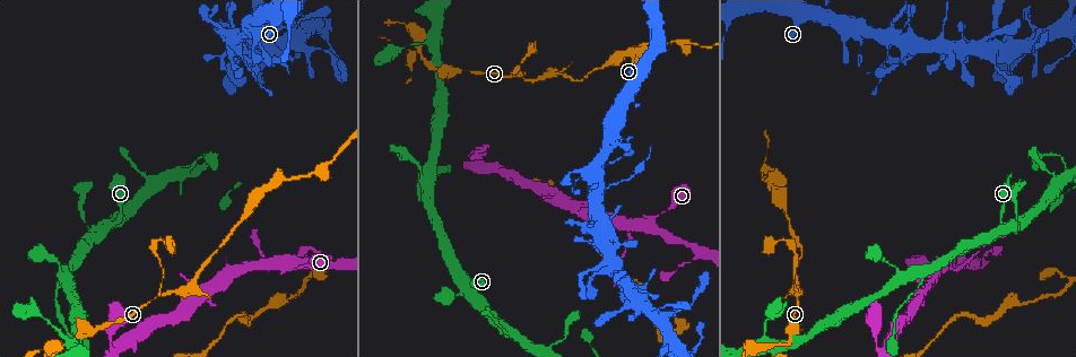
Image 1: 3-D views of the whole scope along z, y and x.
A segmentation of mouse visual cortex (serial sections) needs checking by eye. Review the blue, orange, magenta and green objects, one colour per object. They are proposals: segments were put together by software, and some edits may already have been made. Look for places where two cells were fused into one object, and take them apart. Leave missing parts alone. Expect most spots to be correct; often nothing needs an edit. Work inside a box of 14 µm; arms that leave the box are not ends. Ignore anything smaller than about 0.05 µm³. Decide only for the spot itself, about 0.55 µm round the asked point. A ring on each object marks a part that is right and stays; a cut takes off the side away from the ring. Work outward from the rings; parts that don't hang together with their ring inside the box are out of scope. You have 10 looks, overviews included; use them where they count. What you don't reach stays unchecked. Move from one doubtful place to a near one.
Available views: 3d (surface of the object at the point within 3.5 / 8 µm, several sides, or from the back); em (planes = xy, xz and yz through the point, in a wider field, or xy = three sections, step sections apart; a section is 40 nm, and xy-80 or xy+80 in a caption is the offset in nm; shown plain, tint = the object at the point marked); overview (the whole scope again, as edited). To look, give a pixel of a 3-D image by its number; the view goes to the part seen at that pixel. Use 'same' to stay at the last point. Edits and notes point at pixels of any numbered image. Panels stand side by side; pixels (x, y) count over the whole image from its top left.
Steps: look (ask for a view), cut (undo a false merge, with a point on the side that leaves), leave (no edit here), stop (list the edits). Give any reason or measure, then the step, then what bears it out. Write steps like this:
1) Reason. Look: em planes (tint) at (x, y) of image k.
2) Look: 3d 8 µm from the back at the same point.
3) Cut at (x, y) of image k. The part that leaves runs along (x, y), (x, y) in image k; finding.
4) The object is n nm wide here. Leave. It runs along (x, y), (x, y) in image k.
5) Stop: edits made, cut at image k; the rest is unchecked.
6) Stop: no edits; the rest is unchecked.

Three-way junction. Look: 3d 8 µm at (798, 295) of image 1.

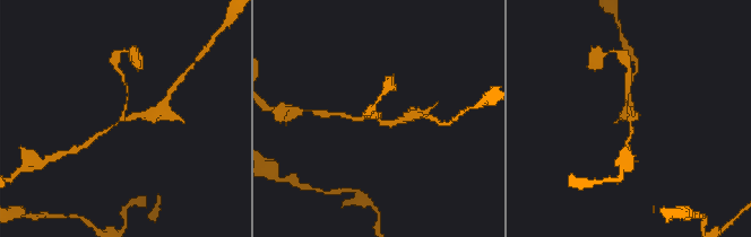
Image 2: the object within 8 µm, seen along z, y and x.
3 arms meet here; the arms are 100, 150, 200 nm wide. Look: em xy step 5 (tint) at (123, 118) of image 2.

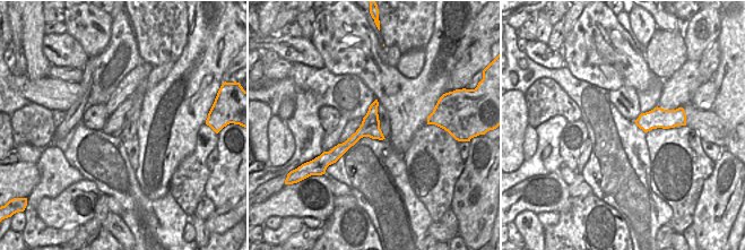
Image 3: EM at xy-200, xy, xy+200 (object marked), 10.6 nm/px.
Leave. All the same cell.

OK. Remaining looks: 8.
Sharp bend. Look: 3d 3.5 µm at (997, 247) of image 1.

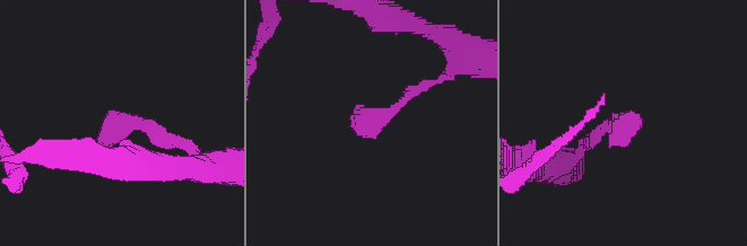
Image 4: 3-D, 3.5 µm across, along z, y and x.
Look: em xy step 2 (tint) at (131, 122) of image 4.

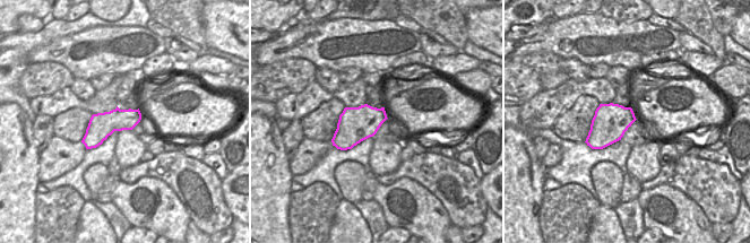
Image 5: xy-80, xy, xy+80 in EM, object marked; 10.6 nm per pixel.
The object is 380 nm wide here. Leave. It runs along (444, 77), (379, 117), (357, 106) in image 4; all the same cell.

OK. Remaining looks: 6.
A narrow waist. Look: 3d 3.5 µm at (301, 177) of image 1.

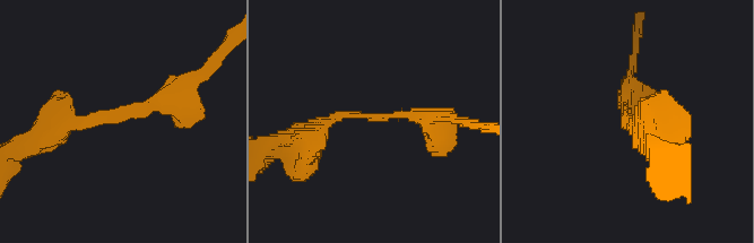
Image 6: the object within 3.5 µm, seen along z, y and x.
Shape alone is not enough. Look: em xy step 2 (tint) at (628, 115) of image 6.

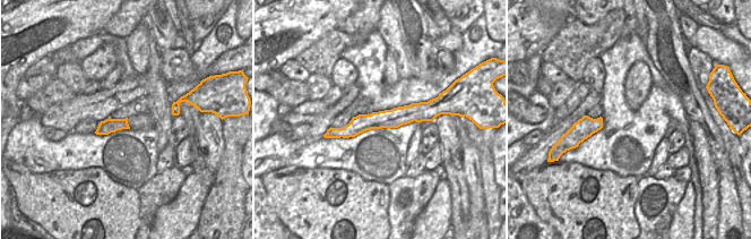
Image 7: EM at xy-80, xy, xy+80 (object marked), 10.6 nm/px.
Leave. It runs along (51, 131), (185, 93) in image 6; all the same cell.

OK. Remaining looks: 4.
Thin arm on a thick one. Look: 3d 8 µm at (266, 14) of image 1.

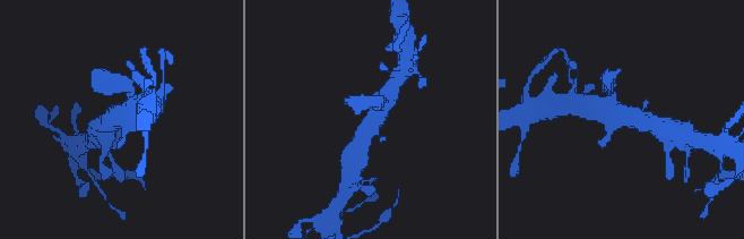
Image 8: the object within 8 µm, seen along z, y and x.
3 arms meet here; the arms are 200, 250, 700 nm wide; shape alone is not enough. Look: em xy step 3 (tint) at (375, 120) of image 8.

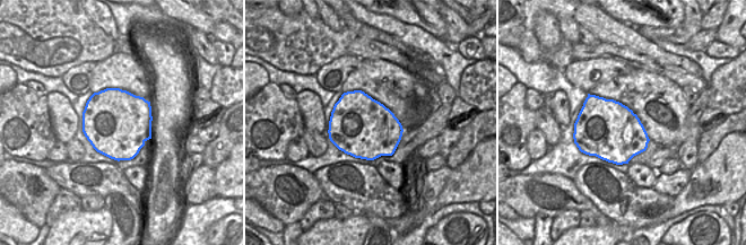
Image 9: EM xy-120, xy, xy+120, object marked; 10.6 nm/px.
Leave. It runs along (380, 105), (360, 144), (358, 155) in image 8; all the same cell.

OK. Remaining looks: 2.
Stop: no edits; the rest is unchecked.

